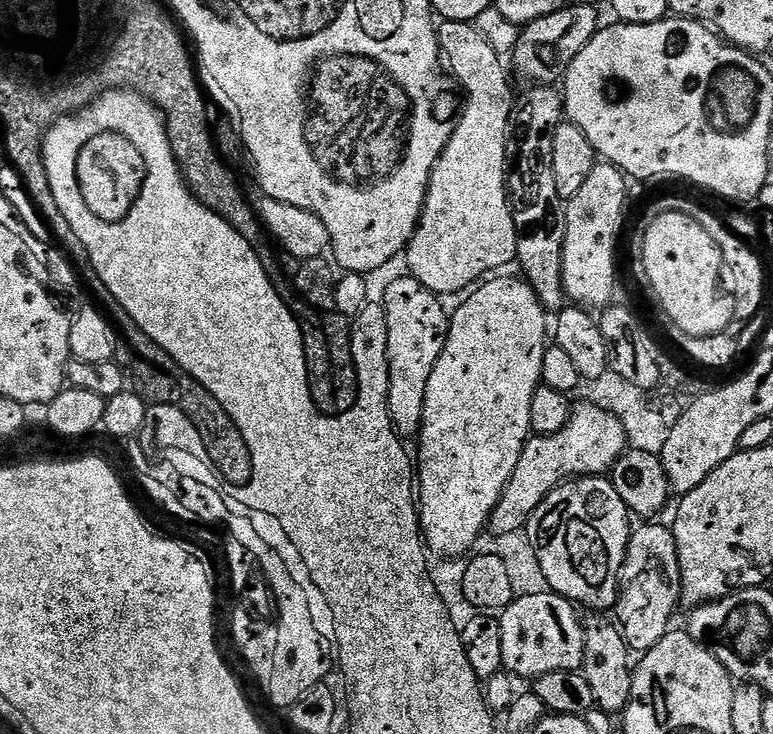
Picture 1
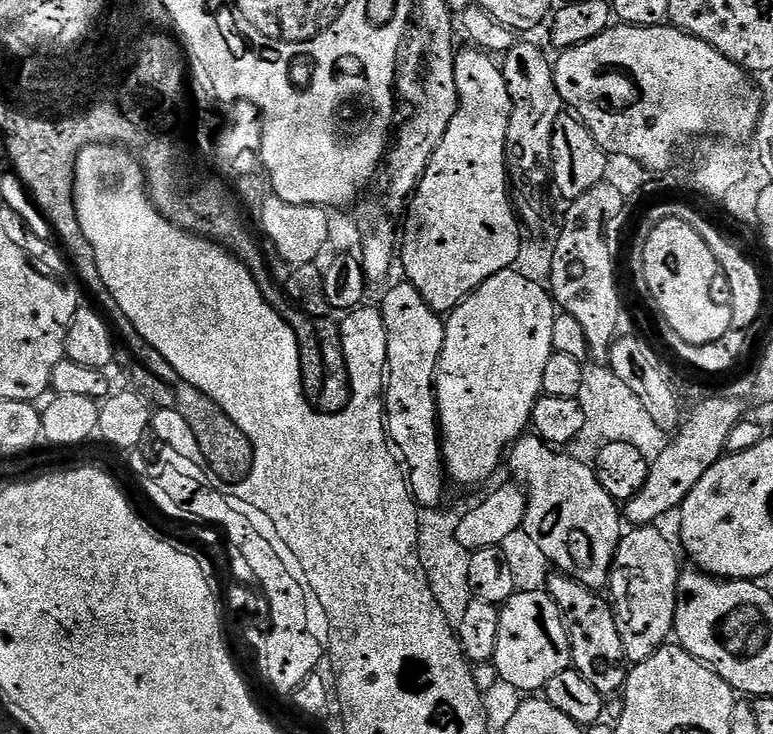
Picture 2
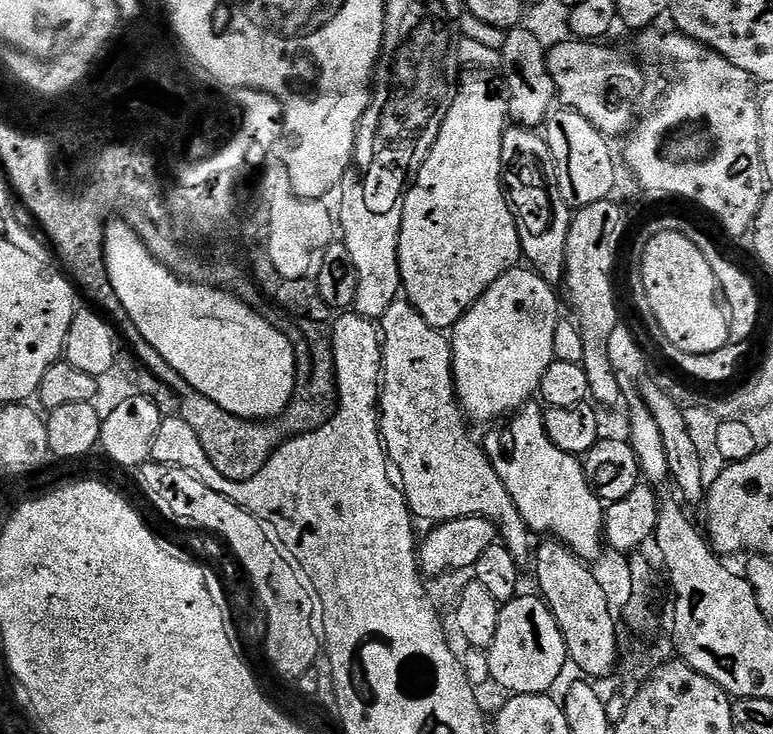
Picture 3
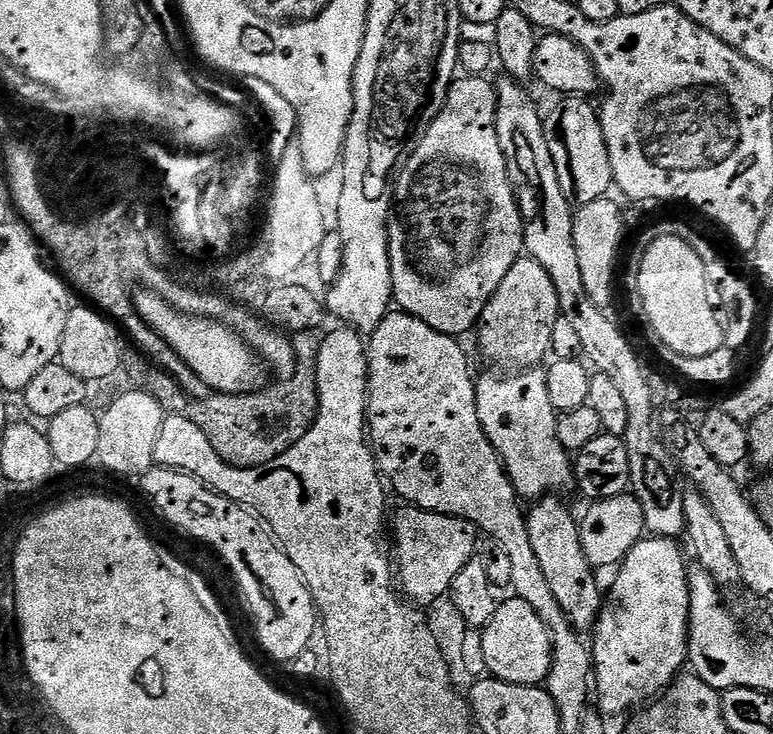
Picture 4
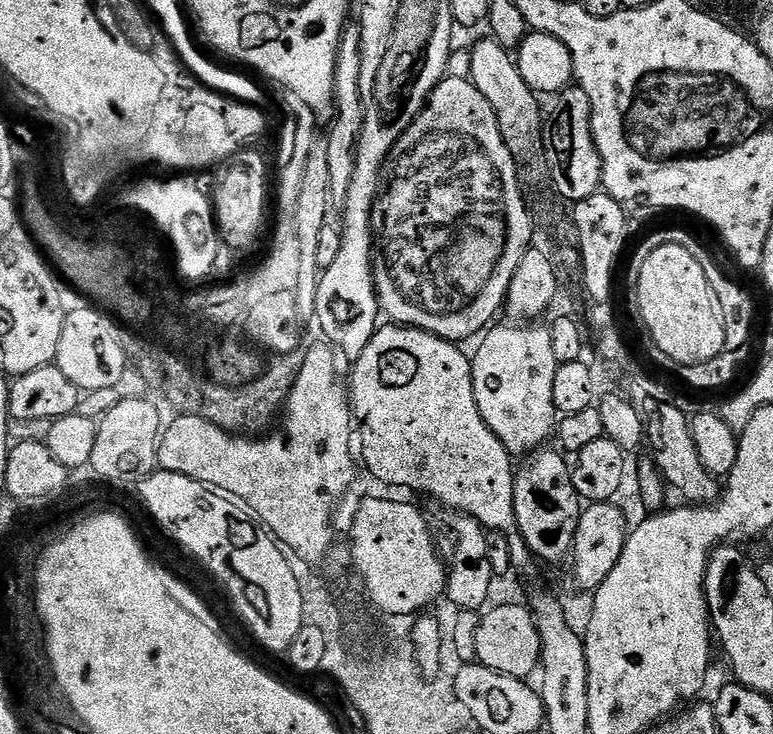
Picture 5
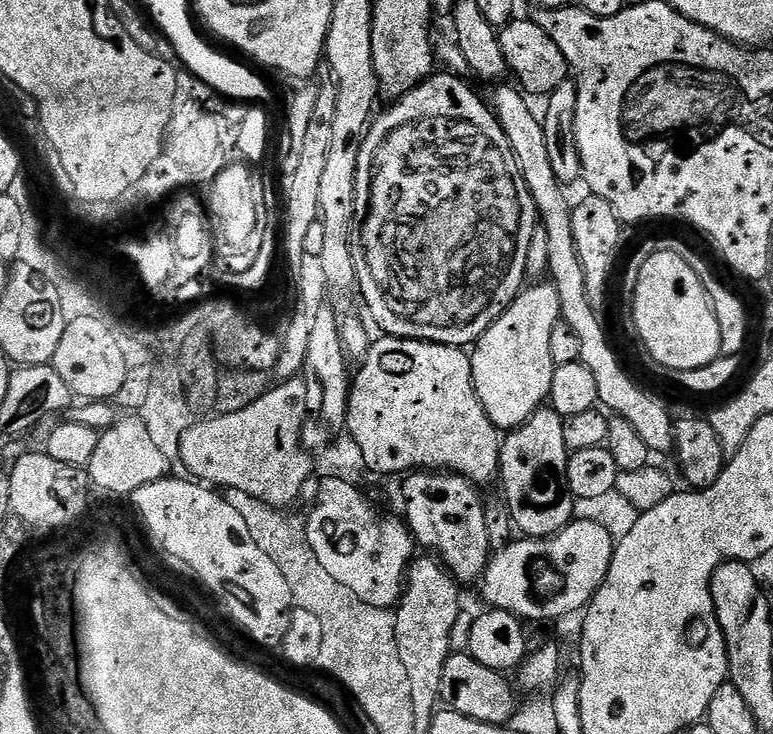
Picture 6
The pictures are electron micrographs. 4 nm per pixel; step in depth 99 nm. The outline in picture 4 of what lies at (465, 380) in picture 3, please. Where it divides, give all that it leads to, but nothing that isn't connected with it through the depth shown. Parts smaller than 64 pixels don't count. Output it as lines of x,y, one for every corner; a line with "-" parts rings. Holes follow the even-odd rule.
521,258
510,266
510,274
502,278
502,286
494,290
490,302
486,302
486,310
482,310
478,325
480,352
492,366
516,364
512,366
523,370
543,365
552,351
550,330
554,330
554,322
560,316
558,290
554,290
550,274
538,262

